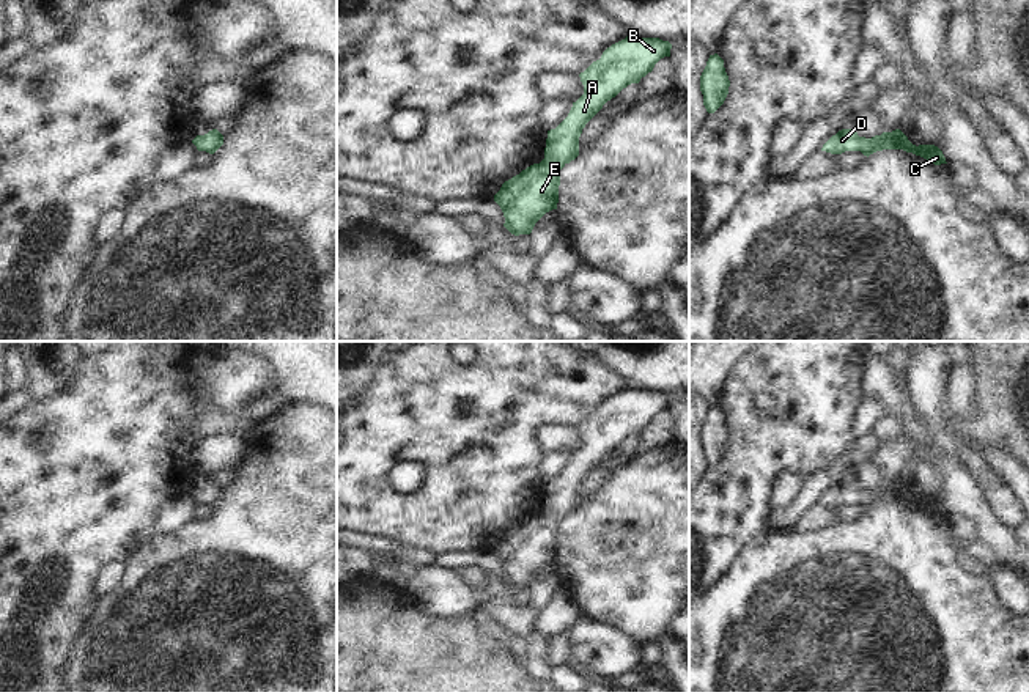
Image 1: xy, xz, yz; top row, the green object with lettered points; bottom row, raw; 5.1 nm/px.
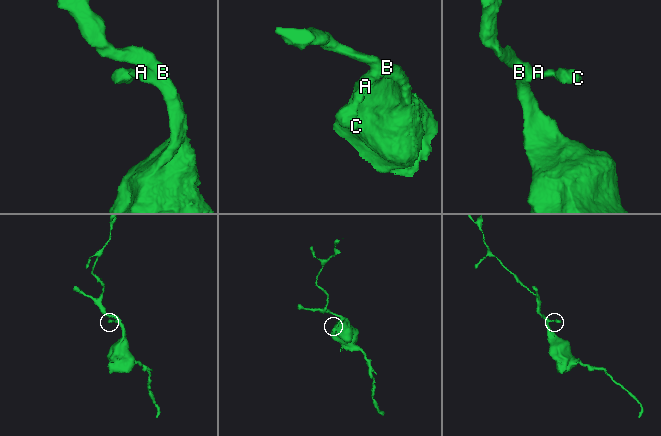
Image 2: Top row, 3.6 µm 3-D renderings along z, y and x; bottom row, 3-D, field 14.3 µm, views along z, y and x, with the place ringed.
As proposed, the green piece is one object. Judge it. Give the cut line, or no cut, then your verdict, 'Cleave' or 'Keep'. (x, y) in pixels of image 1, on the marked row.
No split. Keep.

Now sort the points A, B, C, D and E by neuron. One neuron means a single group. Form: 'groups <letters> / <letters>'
groups A B C D E

